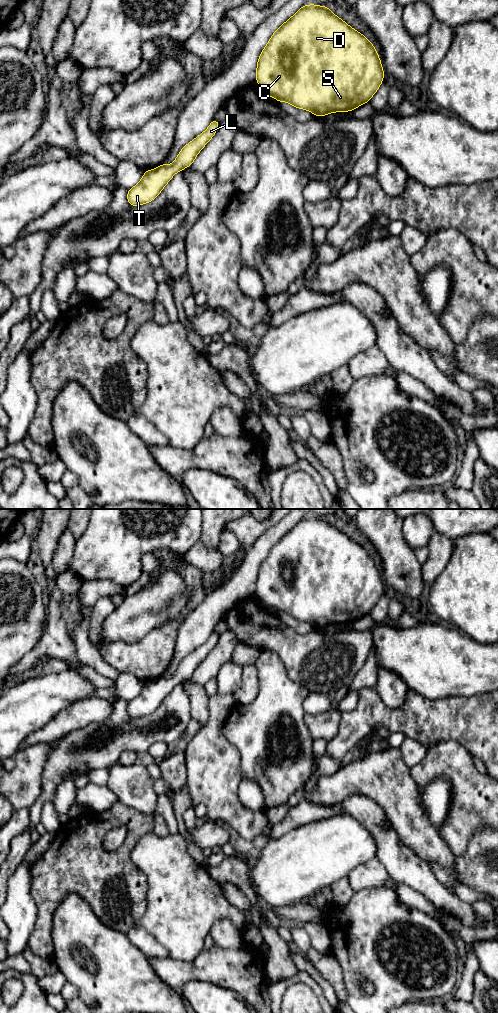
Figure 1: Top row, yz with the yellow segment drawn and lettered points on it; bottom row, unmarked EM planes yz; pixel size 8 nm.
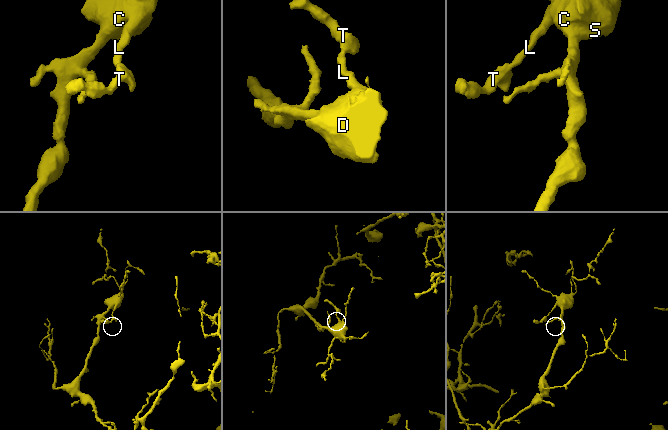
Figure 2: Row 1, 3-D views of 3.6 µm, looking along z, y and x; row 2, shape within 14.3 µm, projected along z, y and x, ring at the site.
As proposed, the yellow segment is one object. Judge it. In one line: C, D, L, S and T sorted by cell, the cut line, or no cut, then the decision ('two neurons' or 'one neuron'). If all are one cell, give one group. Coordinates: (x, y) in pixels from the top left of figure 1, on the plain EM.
groups C D L S T; cut none; one neuron

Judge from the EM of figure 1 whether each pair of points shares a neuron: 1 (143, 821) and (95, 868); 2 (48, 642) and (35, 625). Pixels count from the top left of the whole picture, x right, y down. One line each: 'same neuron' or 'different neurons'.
1: same neuron
2: different neurons

